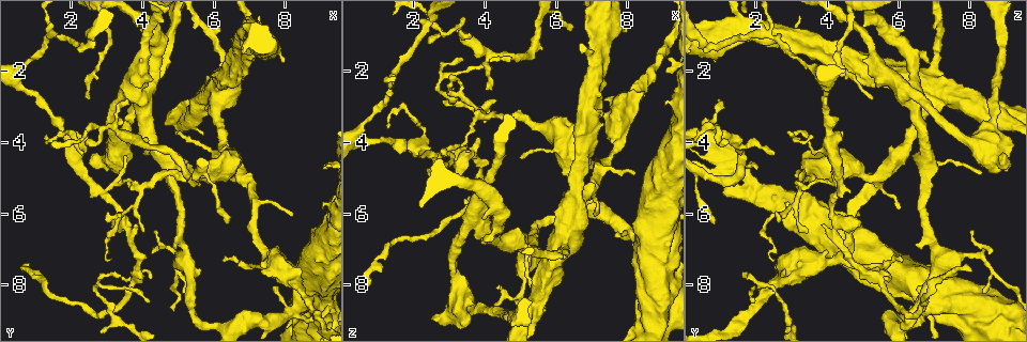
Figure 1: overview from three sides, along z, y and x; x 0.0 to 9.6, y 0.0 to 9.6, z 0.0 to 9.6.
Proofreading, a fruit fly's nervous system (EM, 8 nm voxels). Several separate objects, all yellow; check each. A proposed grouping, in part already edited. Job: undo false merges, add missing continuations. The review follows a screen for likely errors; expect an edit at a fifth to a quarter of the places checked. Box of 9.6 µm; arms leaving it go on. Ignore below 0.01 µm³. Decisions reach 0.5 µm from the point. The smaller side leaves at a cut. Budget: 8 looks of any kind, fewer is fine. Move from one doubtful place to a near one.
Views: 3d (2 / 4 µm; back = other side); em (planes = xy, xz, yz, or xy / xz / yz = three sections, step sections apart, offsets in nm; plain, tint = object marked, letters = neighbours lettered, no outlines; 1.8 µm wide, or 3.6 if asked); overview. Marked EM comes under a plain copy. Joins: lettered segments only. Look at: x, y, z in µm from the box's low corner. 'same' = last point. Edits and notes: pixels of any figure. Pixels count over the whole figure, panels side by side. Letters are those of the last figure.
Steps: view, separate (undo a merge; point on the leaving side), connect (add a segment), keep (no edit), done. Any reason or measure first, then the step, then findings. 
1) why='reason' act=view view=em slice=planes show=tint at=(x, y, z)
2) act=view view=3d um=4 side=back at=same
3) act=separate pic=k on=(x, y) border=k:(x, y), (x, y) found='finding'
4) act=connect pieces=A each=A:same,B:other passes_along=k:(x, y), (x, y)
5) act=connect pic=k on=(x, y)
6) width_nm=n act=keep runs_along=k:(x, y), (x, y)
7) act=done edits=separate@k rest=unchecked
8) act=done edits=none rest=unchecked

why='three-way junction' act=view view=em slice=planes show=tint at=(2.95, 5.40, 4.35)

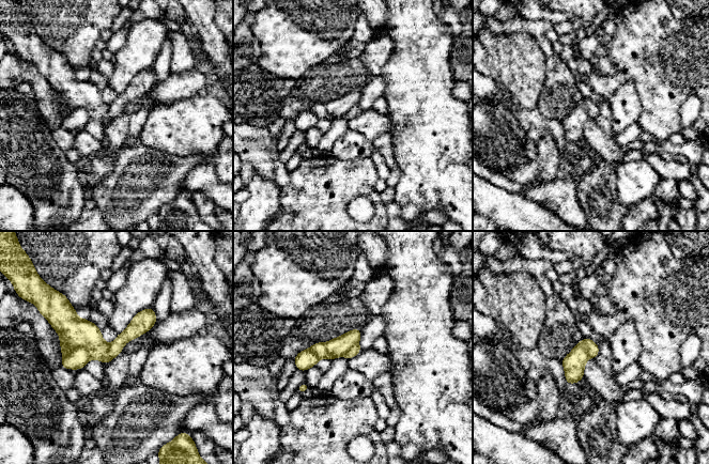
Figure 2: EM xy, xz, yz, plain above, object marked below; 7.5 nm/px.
act=view view=em slice=planes show=letters at=same

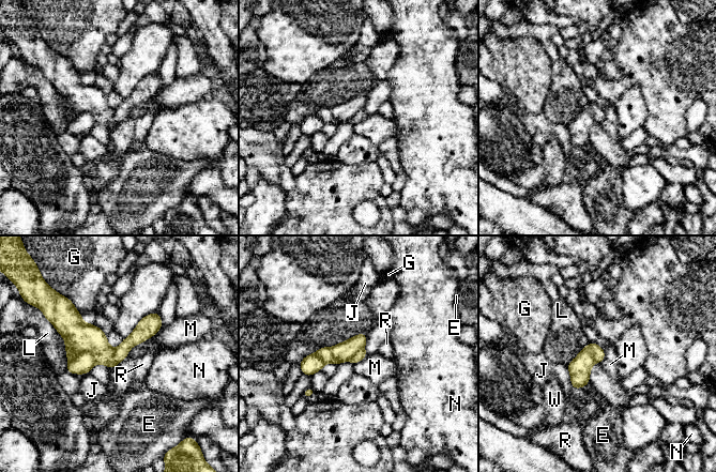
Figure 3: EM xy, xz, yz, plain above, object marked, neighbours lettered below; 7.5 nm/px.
longest_contact=M:360nm act=separate pic=3 on=(79, 337) each=E:other,G:other,J:other,L:other,M:other,N:other,R:other,W:other border=3:(69, 362), (86, 351), (97, 362) found='two cells meet here'

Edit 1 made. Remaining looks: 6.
why='sharp bend' act=view view=em slice=planes show=letters at=(3.95, 2.65, 6.35)

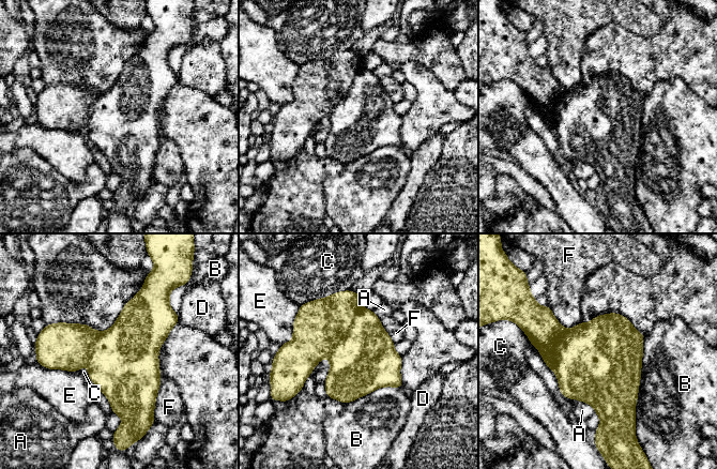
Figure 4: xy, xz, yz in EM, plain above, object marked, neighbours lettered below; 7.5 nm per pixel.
act=separate pic=4 on=(545, 332) each=A:other,B:other,C:other,D:other,E:other,F:other border=4:(583, 323), (559, 342), (553, 371) found='two cells meet here'

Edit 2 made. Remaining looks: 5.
why='see it whole again' act=view view=overview

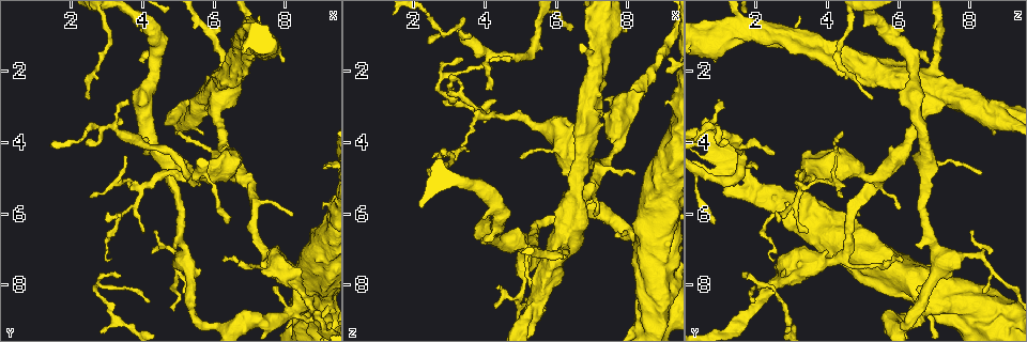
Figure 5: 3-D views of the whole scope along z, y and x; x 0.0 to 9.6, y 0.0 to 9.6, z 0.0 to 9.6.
why='branch stops here' act=view view=3d um=2 side=back at=(3.35, 7.75, 1.65)

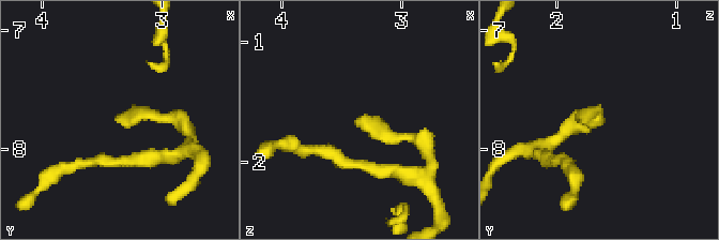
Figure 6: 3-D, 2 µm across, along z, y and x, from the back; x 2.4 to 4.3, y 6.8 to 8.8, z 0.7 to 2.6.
why='now the EM' act=view view=em slice=planes show=letters at=(3.38, 7.74, 1.66)

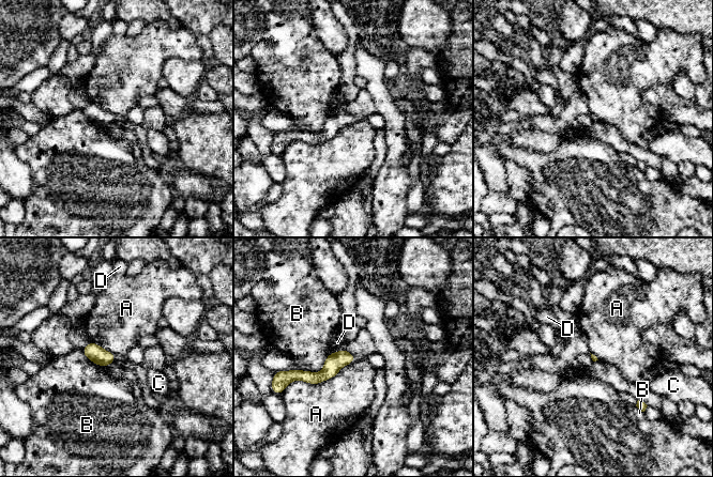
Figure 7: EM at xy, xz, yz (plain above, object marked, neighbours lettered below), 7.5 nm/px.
longest_contact=A:600nm act=keep each=A:other,B:other,C:other,D:other found='none of them fits'

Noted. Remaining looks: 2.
act=done edits=separate@3,separate@4 rest=unchecked

